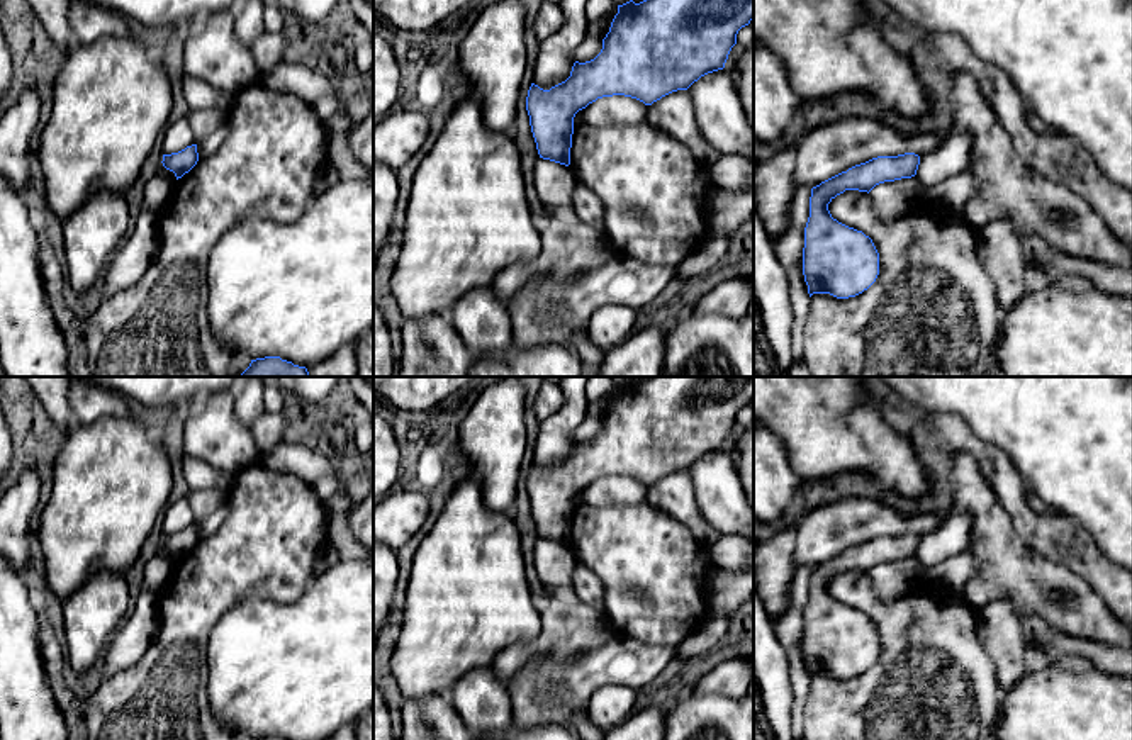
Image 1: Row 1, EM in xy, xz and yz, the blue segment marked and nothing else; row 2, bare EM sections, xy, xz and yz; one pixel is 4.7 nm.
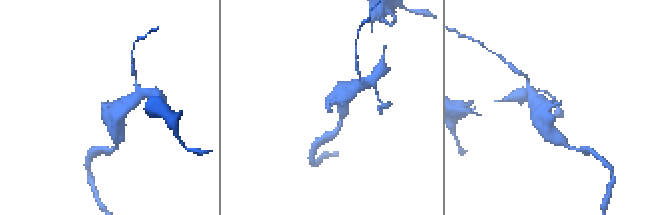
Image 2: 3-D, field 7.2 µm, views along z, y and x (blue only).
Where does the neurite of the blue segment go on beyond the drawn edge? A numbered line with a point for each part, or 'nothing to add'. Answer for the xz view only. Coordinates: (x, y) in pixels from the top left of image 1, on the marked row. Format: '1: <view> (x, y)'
nothing to add

